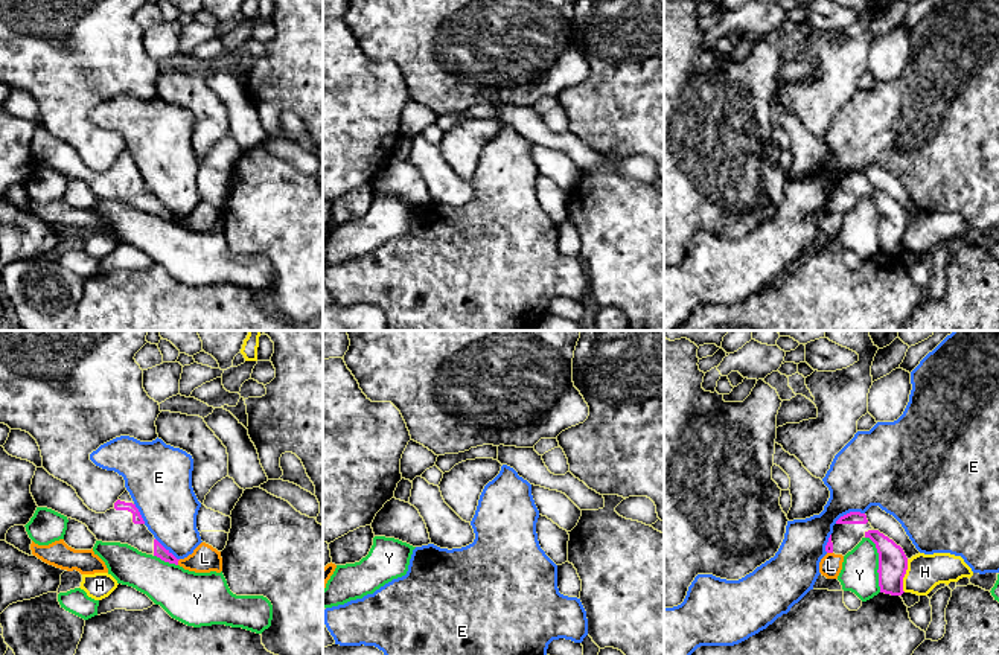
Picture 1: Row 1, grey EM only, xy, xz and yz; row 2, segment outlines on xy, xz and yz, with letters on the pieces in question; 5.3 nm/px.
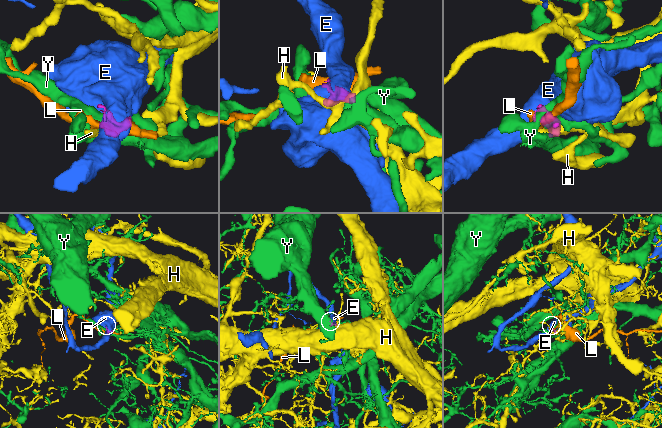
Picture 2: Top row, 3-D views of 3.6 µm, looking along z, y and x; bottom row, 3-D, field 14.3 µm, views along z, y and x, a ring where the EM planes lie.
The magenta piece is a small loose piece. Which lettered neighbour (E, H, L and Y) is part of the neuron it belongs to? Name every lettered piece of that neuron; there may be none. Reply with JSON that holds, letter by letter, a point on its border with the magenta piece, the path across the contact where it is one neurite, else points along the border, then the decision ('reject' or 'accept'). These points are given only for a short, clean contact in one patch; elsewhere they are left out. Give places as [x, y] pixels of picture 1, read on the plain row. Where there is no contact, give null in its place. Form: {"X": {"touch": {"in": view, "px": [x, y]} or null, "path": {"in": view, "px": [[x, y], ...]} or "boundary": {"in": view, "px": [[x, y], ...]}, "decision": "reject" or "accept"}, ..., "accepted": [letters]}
{"E": {"touch": {"in": "yz", "px": [850, 171]}, "decision": "reject"}, "H": {"touch": {"in": "yz", "px": [903, 235]}, "boundary": {"in": "yz", "px": [[908, 218], [903, 250]]}, "decision": "reject"}, "L": {"touch": {"in": "xy", "px": [177, 221]}, "boundary": {"in": "xy", "px": [[180, 218], [177, 223]]}, "decision": "reject"}, "Y": {"touch": {"in": "yz", "px": [879, 223]}, "decision": "reject"}, "accepted": []}

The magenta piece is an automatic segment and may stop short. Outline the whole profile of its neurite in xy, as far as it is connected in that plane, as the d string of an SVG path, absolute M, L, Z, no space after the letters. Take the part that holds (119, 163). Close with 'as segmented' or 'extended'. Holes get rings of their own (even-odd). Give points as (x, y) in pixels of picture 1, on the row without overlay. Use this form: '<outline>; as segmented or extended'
M37 126L30 152L38 166L52 168L85 183L97 200L128 203L142 212L178 224L180 218L148 189L128 149L119 155L113 168L96 172L84 163L72 145L55 137L44 126Z; extended

